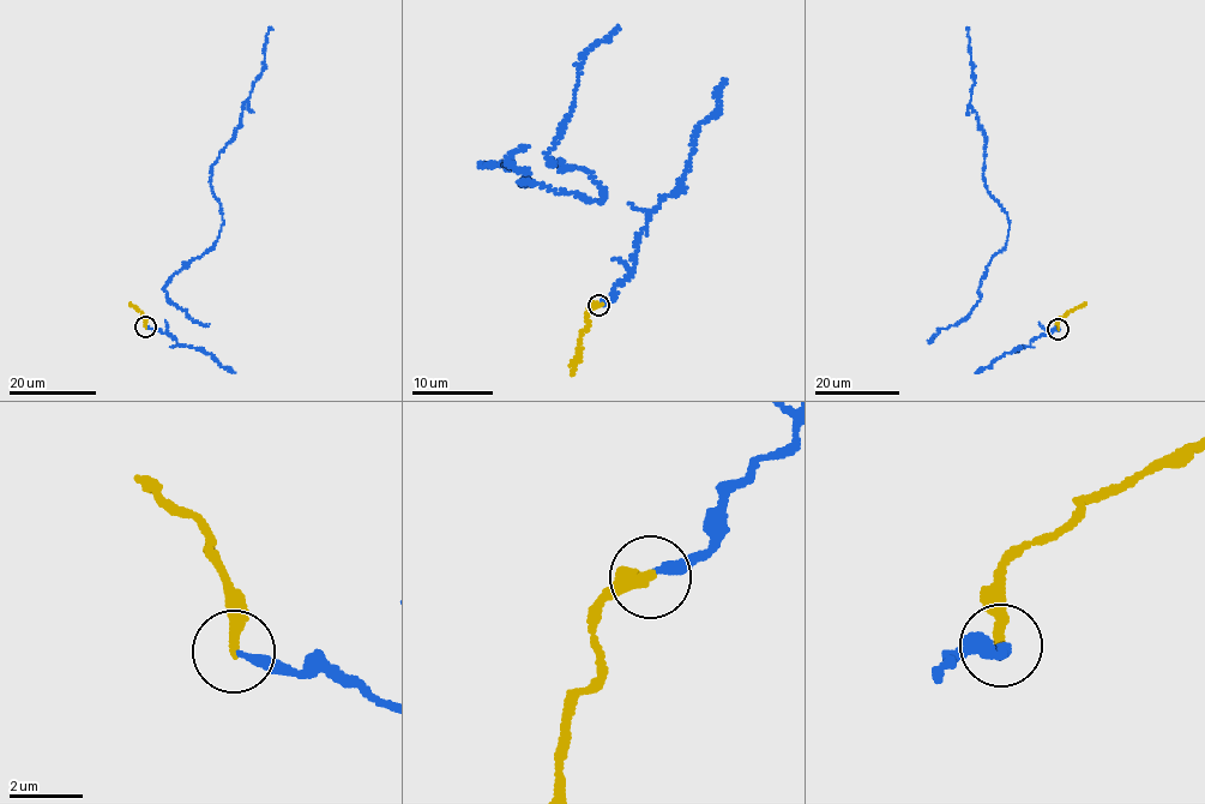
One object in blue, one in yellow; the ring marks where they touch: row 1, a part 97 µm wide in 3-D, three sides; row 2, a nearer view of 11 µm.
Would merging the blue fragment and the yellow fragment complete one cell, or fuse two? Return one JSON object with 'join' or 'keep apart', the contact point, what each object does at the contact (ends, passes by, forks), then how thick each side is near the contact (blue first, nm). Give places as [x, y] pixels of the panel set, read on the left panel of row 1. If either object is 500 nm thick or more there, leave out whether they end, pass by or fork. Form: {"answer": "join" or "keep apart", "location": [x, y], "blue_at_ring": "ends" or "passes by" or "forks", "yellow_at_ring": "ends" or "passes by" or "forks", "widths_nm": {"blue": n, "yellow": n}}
{"answer": "join", "location": [145, 326], "blue_at_ring": "ends", "yellow_at_ring": "ends", "widths_nm": {"blue": 240, "yellow": 300}}

